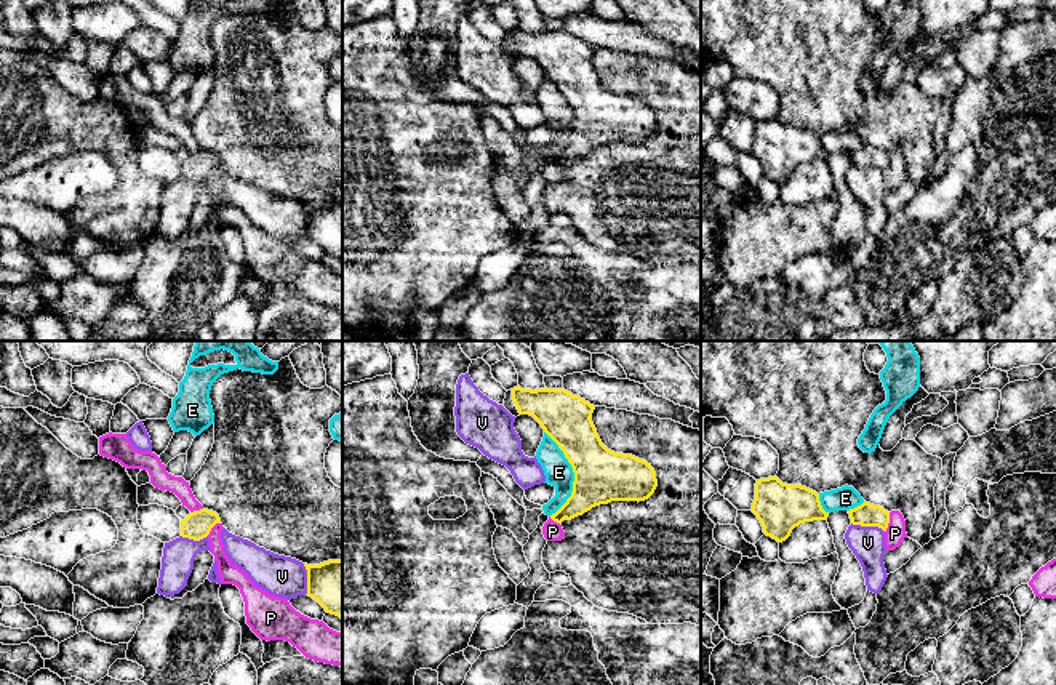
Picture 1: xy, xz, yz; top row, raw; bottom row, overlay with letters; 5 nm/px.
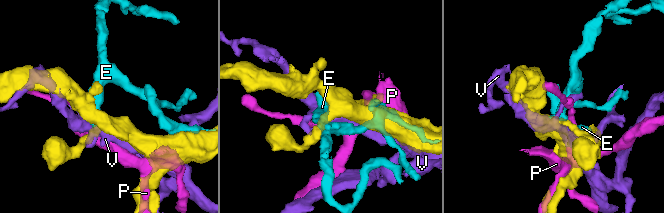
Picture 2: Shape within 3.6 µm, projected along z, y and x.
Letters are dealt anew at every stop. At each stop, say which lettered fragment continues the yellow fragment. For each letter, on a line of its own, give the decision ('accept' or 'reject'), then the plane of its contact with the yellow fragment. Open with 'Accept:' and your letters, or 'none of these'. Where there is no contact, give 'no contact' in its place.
Accept: none of these
E: reject; meets yellow in xz
P: reject; meets yellow in yz
V: reject; meets yellow in yz

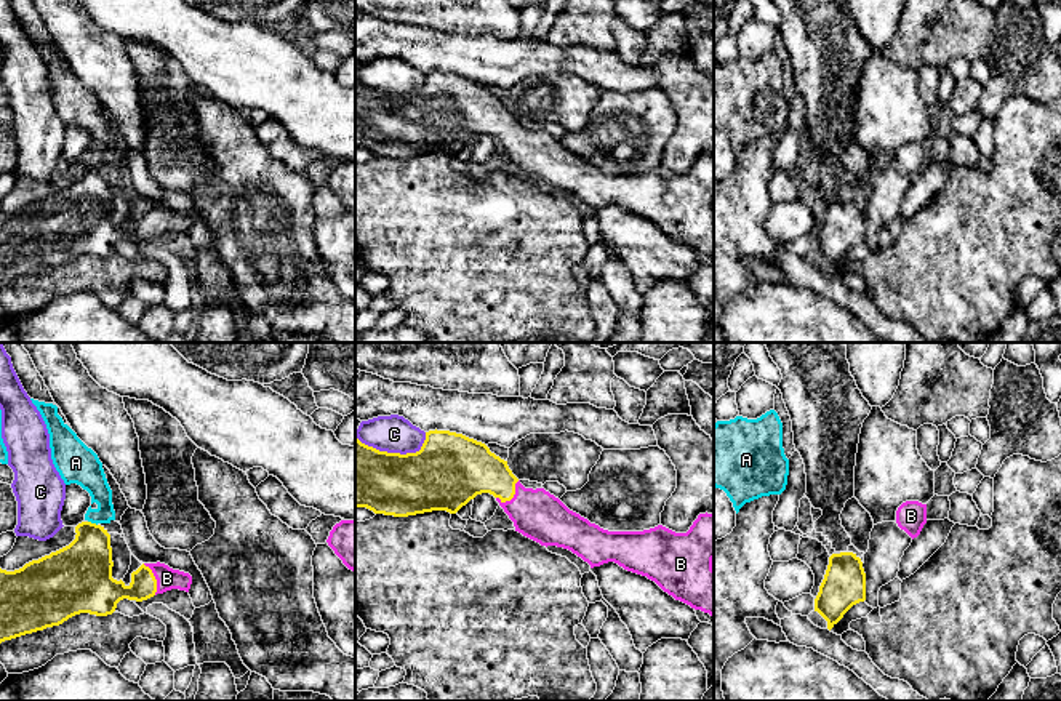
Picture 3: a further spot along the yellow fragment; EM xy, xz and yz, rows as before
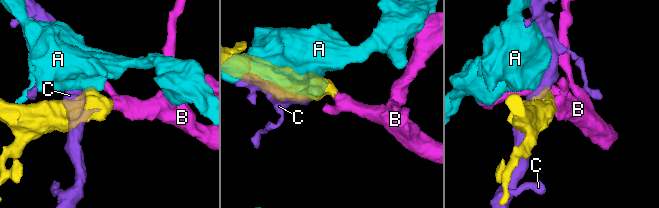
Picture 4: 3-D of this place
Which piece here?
Accept: B
A: reject; meets yellow in xy
B: accept; meets yellow in xz
C: reject; meets yellow in xz

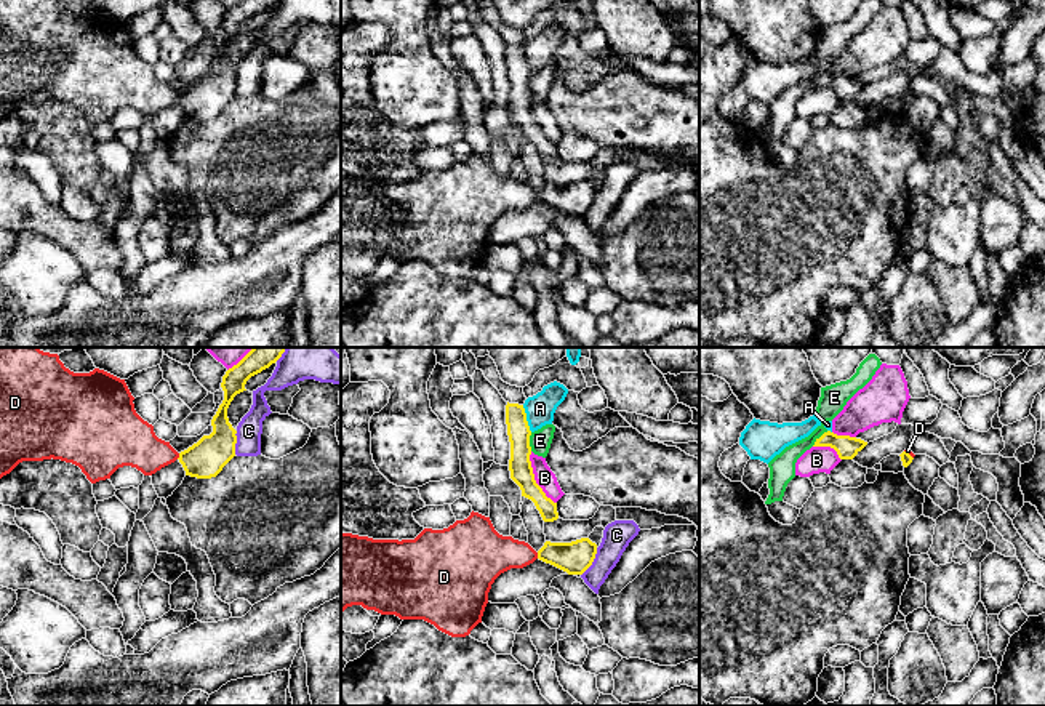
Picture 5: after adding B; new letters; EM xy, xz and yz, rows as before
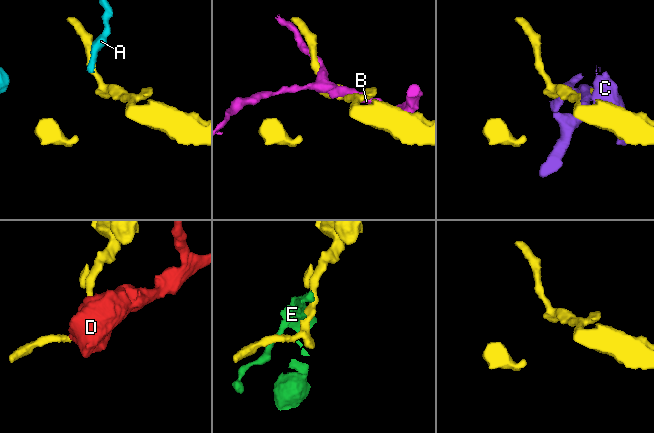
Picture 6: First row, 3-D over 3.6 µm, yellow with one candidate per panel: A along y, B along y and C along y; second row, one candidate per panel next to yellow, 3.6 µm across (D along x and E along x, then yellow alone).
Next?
Accept: none of these
A: reject; meets yellow in xz
B: reject; meets yellow in xz
C: reject; meets yellow in xz
D: reject; meets yellow in xy
E: reject; meets yellow in xz

